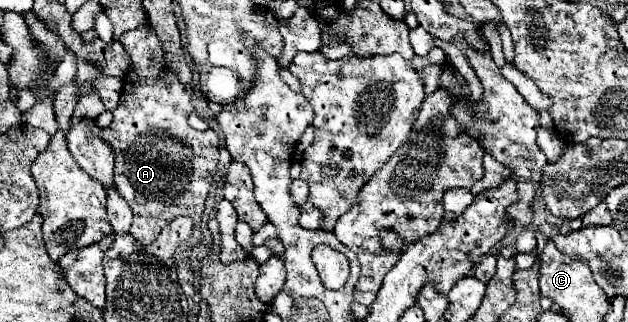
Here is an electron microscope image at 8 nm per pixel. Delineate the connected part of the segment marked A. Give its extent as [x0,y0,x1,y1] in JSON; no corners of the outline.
[101,24,219,244]

